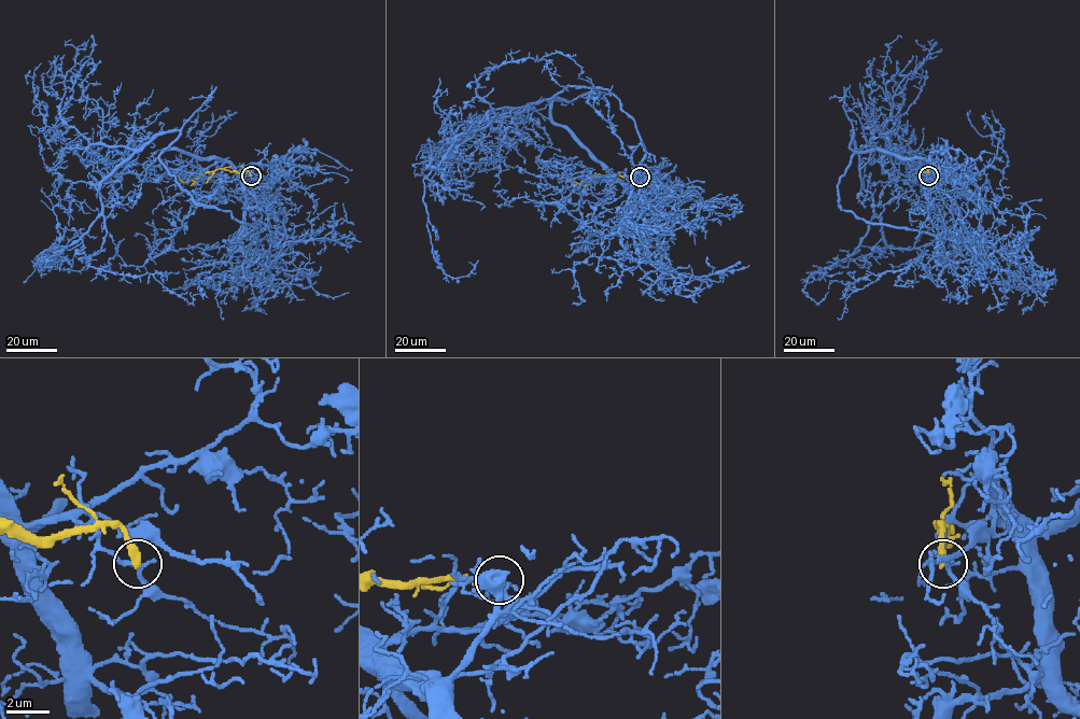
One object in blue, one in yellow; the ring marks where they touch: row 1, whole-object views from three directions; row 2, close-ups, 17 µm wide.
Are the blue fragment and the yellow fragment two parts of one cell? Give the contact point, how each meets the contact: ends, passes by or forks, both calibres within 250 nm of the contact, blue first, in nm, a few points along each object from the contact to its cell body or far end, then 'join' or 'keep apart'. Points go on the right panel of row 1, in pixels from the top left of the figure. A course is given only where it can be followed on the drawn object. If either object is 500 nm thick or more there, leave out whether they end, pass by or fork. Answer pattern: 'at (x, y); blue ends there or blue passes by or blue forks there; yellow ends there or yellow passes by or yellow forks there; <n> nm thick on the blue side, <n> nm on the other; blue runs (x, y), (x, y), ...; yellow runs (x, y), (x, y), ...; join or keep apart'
at (928, 175); blue forks there; yellow ends there; 180 nm thick on the blue side, 360 nm on the other; blue runs (928, 175), (923, 158), (854, 151), (851, 132), (888, 247), (1029, 269), (1014, 257); yellow runs (928, 175), (926, 169), (935, 178), (934, 182), (931, 175), (937, 174); keep apart

